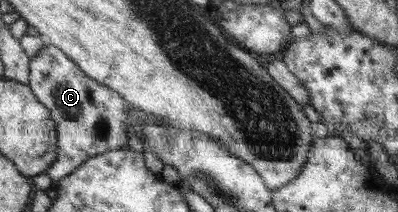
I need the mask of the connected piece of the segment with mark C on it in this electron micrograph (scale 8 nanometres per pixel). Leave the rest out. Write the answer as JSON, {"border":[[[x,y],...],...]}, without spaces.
{"border":[[[47,42],[45,48],[37,56],[30,58],[28,85],[50,110],[52,118],[57,124],[56,142],[57,148],[60,150],[57,151],[56,162],[46,172],[53,182],[50,186],[51,189],[57,188],[57,182],[75,172],[78,166],[81,166],[81,164],[94,156],[111,150],[121,150],[121,148],[128,146],[127,127],[131,126],[131,119],[129,119],[129,108],[131,105],[118,92],[107,88],[107,86],[103,86],[103,84],[99,84],[93,78],[89,78],[57,46],[53,46],[53,44]]]}

